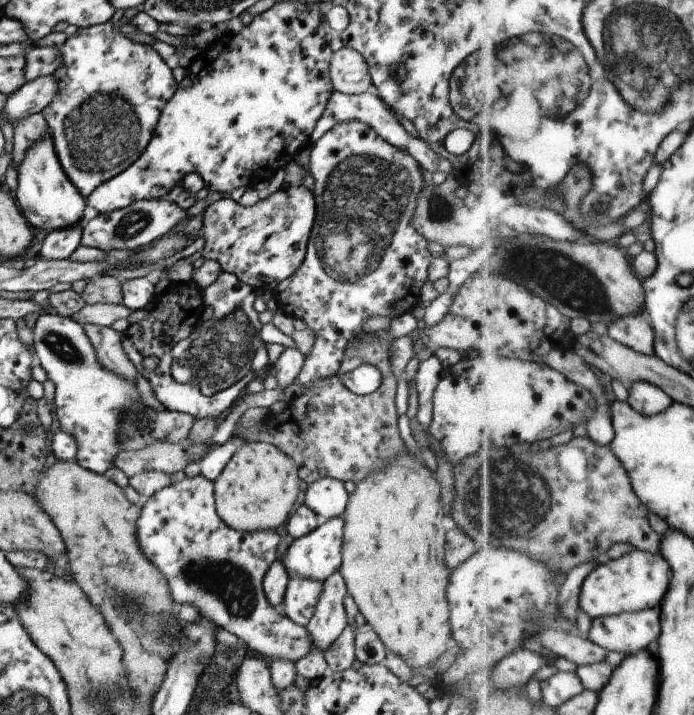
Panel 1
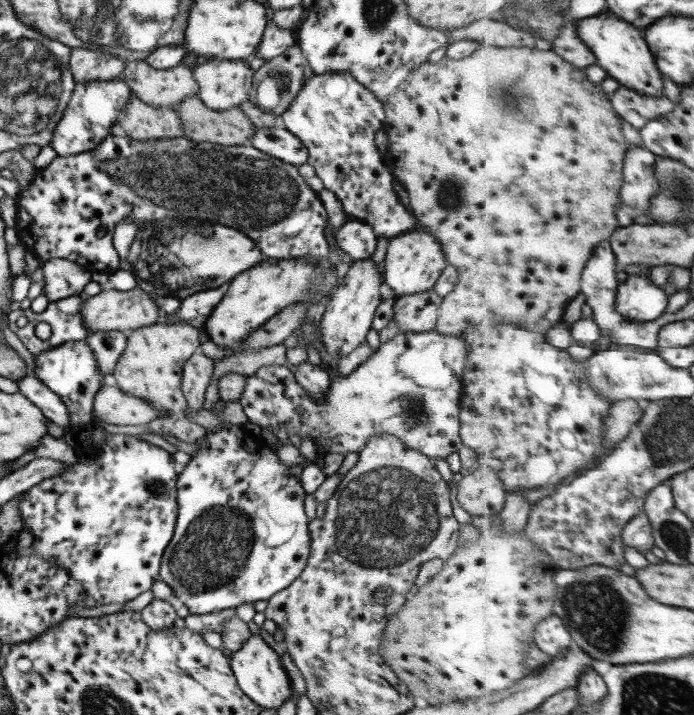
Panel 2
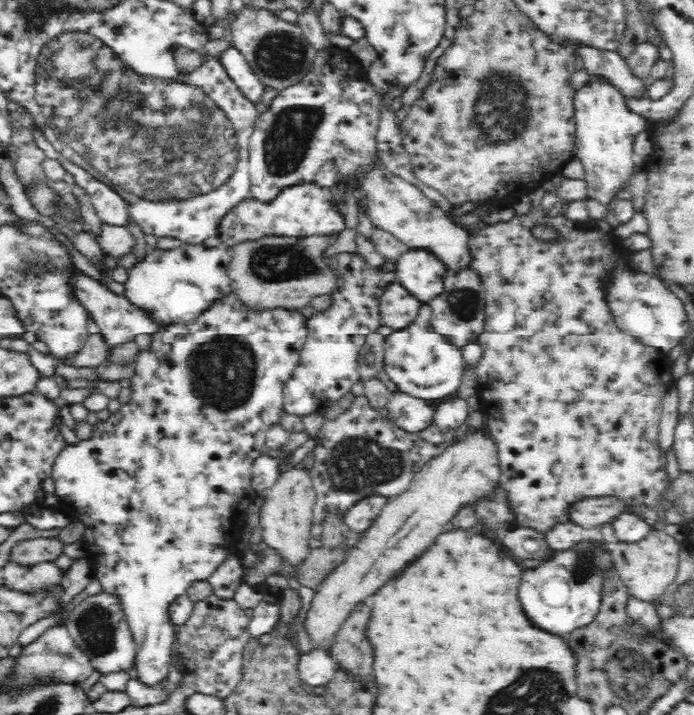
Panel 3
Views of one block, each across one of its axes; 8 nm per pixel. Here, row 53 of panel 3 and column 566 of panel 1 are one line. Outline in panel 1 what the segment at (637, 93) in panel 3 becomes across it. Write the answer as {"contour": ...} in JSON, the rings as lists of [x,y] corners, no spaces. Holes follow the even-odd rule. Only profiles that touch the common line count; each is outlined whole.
{"contour":[[[602,559],[579,564],[575,570],[569,572],[564,583],[560,585],[559,606],[561,606],[561,610],[559,610],[559,613],[563,618],[572,621],[577,618],[577,612],[580,610],[580,594],[583,583],[587,576],[598,567],[600,561]]]}

